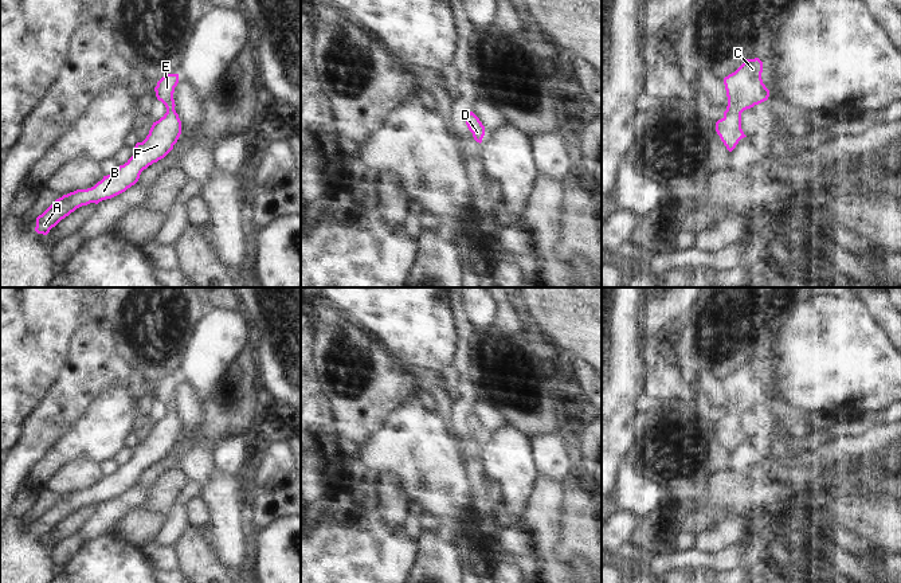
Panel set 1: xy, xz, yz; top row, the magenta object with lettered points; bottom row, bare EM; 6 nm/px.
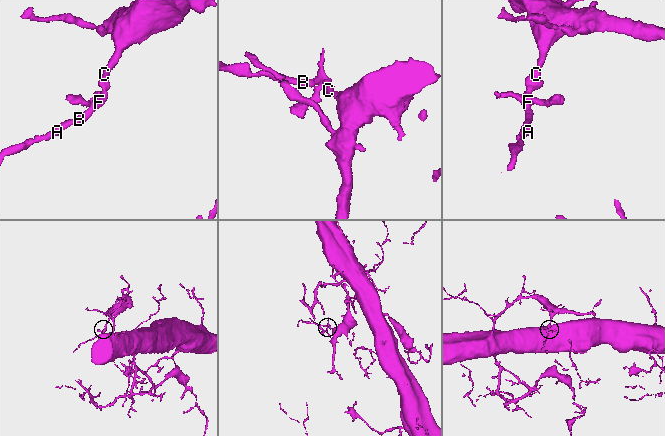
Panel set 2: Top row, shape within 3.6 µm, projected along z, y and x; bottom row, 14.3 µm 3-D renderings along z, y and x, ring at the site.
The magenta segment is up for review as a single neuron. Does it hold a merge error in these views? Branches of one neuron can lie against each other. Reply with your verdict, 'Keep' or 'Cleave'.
Keep.

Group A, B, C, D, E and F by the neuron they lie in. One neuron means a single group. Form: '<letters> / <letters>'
A B C D E F

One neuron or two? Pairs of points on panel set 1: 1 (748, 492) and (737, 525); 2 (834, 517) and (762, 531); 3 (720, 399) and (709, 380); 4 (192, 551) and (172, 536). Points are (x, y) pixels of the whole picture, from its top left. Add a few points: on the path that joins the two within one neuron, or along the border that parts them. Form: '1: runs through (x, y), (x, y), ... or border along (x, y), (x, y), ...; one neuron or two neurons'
1: border along (747, 513), (725, 509), (716, 515); two neurons
2: runs through (817, 519), (792, 519), (779, 523); one neuron
3: runs through (716, 395), (710, 384); one neuron
4: border along (190, 527), (173, 547); two neurons

